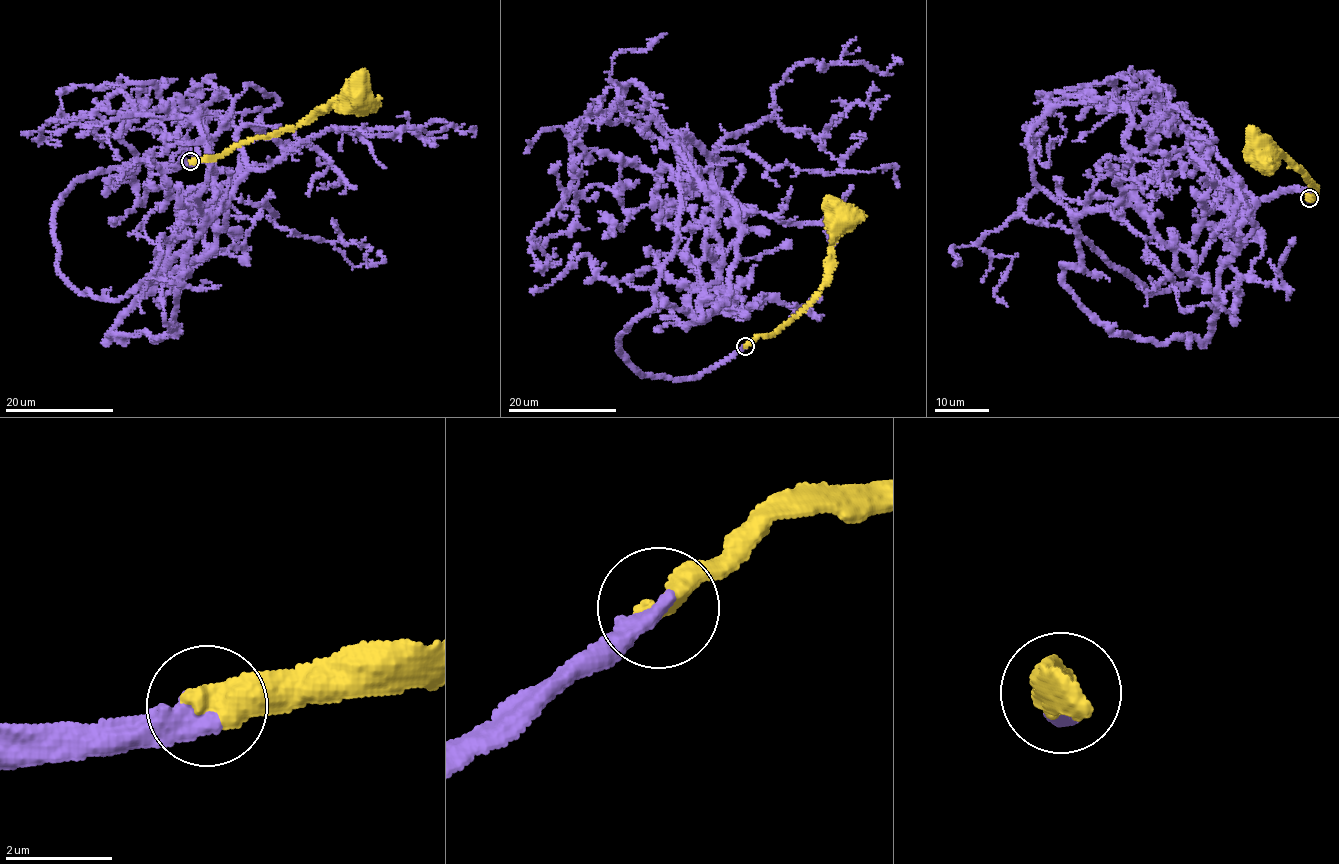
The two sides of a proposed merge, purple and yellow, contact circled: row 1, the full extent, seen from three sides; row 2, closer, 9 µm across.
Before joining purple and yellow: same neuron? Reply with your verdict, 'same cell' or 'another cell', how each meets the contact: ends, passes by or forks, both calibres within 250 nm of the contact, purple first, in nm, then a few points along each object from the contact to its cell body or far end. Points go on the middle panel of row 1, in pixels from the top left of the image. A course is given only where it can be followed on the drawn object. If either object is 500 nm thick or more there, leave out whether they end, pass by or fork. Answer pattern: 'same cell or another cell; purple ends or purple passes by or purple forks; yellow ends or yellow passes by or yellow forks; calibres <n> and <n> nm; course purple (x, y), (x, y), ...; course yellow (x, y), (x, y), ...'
same cell; calibres 440 and 550 nm; course purple (745, 347), (669, 379), (620, 351), (692, 139), (736, 294), (687, 326), (585, 254), (532, 293); course yellow (745, 345), (758, 336), (776, 334), (813, 302), (827, 276), (832, 239), (842, 224), (840, 219)

